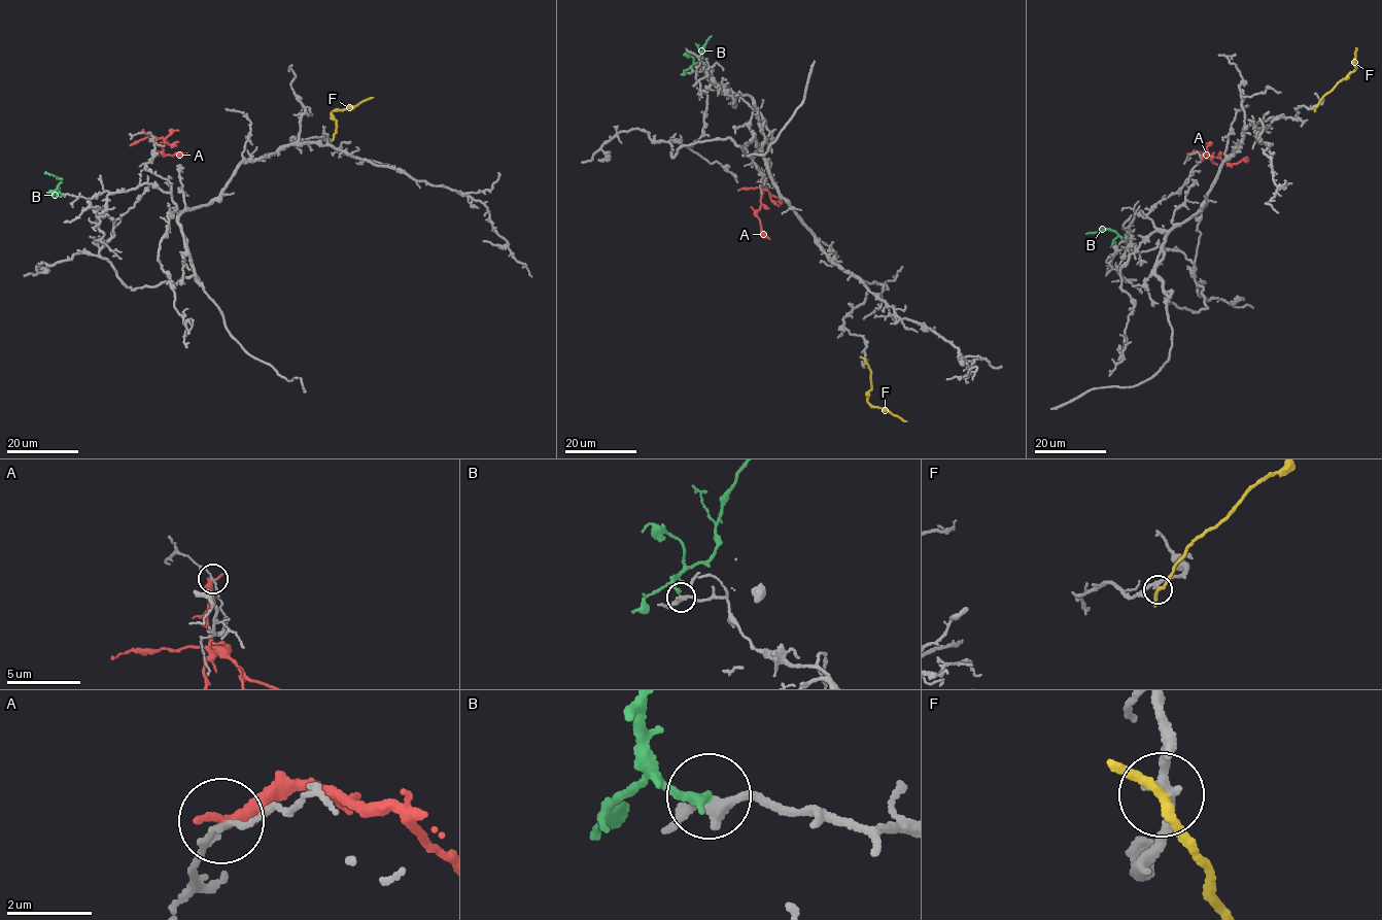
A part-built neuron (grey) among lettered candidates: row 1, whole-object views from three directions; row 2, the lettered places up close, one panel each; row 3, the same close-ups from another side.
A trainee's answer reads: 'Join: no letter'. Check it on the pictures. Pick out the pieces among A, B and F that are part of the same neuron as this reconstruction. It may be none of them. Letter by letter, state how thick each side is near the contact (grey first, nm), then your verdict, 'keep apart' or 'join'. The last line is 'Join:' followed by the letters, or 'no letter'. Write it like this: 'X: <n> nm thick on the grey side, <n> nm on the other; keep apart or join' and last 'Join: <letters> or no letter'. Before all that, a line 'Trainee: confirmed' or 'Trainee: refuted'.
Trainee: confirmed
A: 100 nm thick on the grey side, 360 nm on the other; keep apart
B: 280 nm thick on the grey side, 190 nm on the other; keep apart
F: 240 nm thick on the grey side, 200 nm on the other; keep apart
Join: no letter

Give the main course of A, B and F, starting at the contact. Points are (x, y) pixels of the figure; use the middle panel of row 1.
A: (762, 171), (761, 206), (756, 215), (769, 239)
B: (692, 70), (691, 68), (701, 60), (712, 35)
F: (864, 360), (871, 373), (867, 401), (906, 420)

